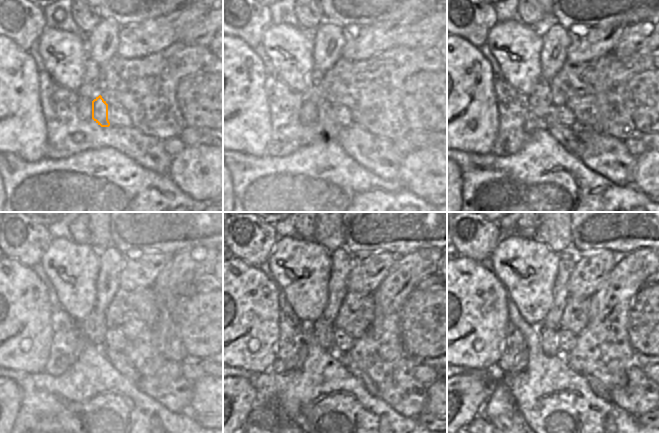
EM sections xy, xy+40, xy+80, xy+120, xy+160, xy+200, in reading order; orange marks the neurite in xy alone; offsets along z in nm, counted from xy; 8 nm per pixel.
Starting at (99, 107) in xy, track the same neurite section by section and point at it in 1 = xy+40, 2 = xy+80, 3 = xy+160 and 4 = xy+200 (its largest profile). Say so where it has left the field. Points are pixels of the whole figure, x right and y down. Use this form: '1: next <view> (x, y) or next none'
1: next xy+40 (331, 128)
2: next xy+80 (566, 136)
3: next xy+160 (371, 386)
4: next xy+200 (595, 385)

